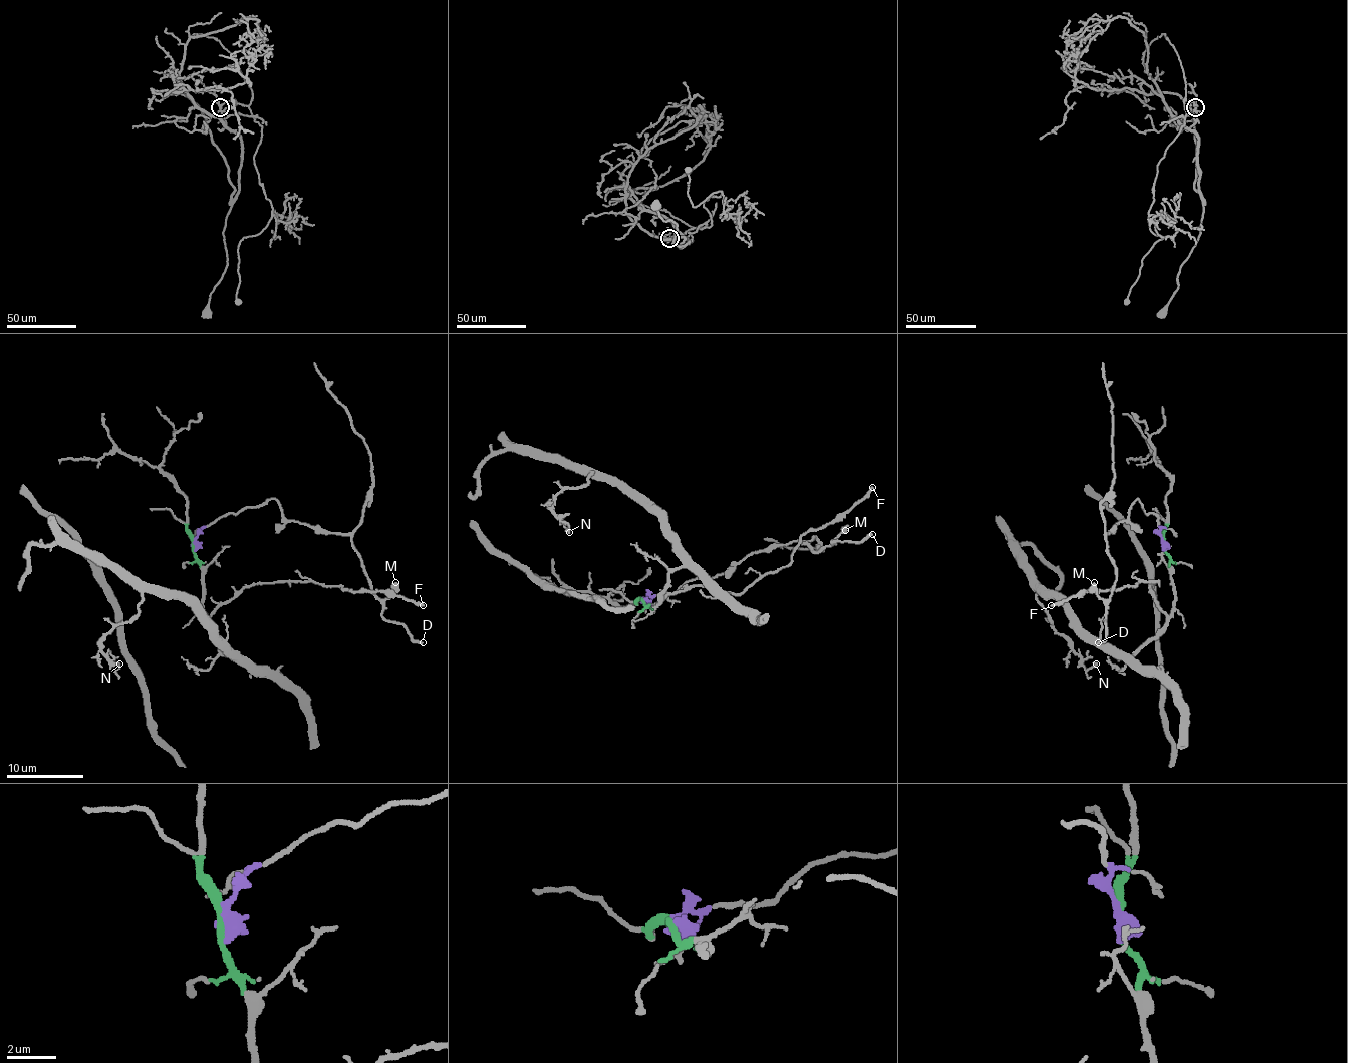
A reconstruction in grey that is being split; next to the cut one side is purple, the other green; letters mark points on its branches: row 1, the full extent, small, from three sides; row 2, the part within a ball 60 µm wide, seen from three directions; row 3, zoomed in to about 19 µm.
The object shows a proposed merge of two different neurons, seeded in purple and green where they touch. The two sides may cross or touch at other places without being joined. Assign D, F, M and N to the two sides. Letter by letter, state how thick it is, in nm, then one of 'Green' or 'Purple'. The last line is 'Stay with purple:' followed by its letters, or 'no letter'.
D: Thickness 240 nm. Purple
F: Thickness 200 nm. Green
M: Thickness 360 nm. Purple
N: Thickness 190 nm. Green
Stay with purple: D, M

